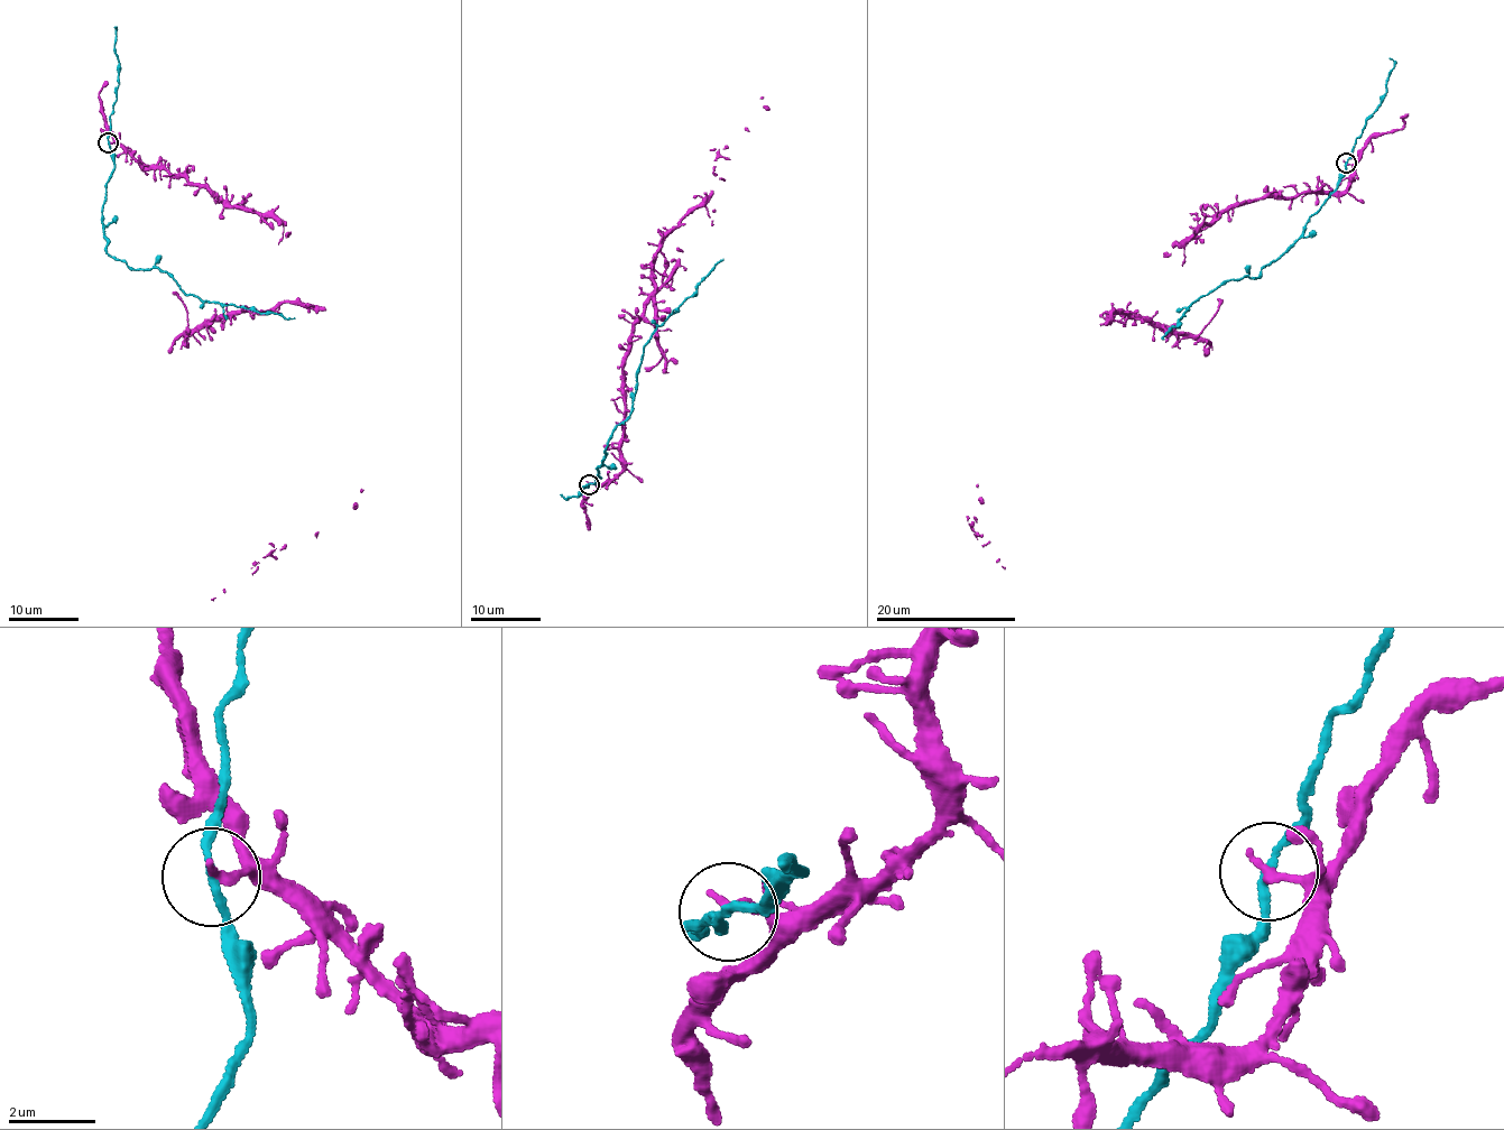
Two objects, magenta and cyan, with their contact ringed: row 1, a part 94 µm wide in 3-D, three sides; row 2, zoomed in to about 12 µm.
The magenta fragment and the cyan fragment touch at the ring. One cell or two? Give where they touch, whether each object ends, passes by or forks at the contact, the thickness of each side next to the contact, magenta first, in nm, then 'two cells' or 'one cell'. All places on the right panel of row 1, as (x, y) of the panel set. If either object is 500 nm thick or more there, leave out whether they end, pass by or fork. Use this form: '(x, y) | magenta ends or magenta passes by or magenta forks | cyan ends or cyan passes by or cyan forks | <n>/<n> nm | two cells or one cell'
(1346, 163) | magenta ends | cyan passes by | 200/180 nm | one cell

